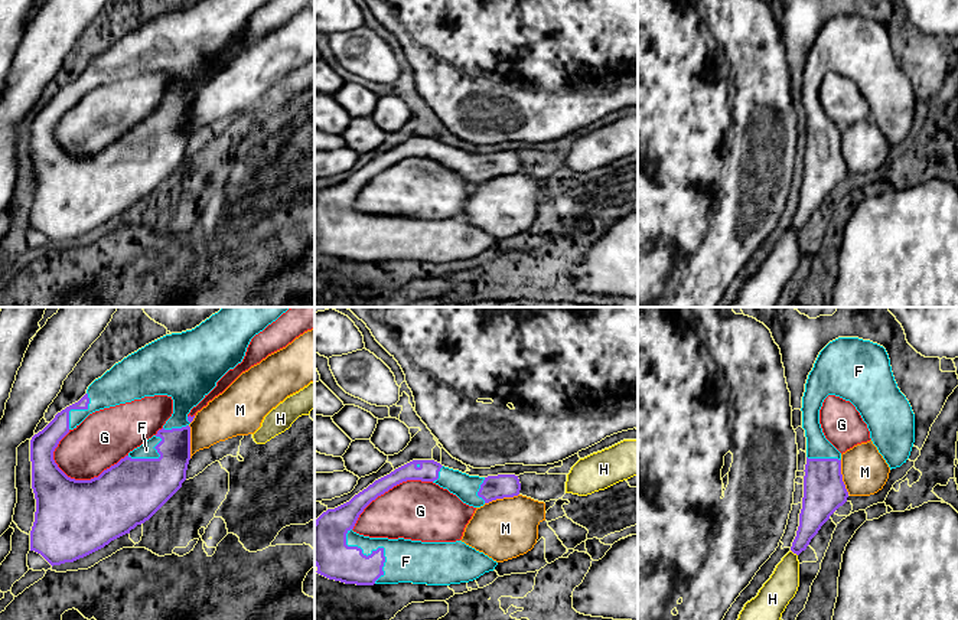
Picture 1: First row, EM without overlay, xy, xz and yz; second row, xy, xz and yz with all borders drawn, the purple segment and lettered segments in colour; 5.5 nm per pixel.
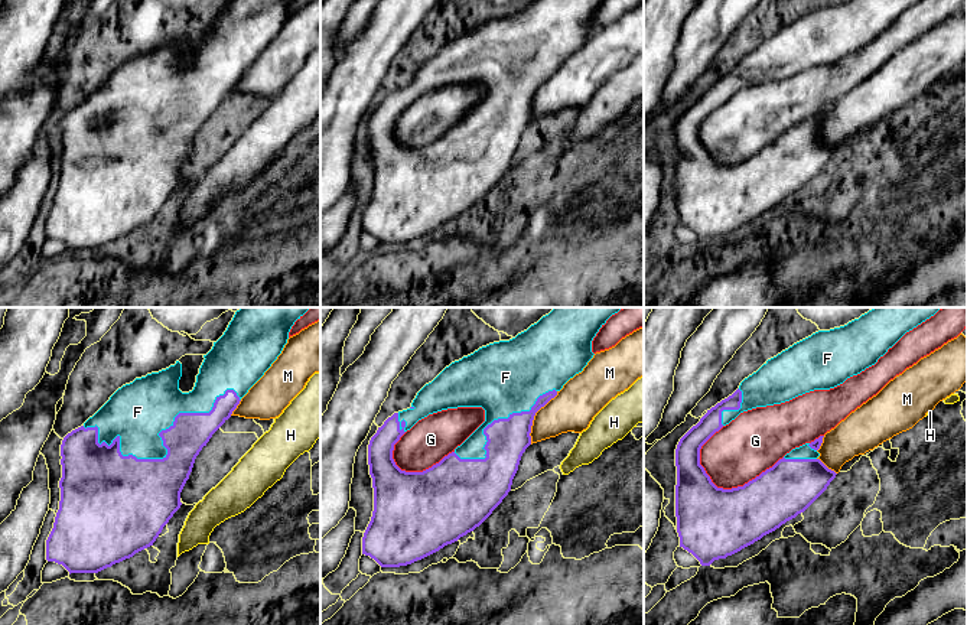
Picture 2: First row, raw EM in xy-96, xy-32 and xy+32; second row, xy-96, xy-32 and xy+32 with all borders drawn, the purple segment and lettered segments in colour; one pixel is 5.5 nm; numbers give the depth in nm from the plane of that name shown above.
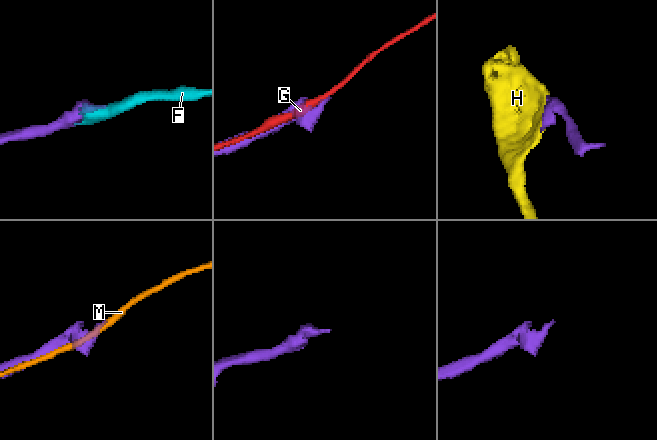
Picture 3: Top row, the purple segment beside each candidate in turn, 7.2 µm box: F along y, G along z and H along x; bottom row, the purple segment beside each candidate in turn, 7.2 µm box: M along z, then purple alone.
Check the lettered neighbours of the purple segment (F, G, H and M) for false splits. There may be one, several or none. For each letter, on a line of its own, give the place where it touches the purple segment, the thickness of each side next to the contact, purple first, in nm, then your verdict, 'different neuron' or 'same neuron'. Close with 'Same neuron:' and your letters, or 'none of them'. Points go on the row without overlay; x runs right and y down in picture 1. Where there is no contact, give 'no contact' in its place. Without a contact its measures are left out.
F: xz (374, 228) | 220/240 nm | same neuron
G: xy (88, 157) | 440/300 nm | different neuron
H: yz (794, 229) | 160/170 nm | different neuron
M: xz (501, 175) | 130/340 nm | different neuron
Same neuron: F

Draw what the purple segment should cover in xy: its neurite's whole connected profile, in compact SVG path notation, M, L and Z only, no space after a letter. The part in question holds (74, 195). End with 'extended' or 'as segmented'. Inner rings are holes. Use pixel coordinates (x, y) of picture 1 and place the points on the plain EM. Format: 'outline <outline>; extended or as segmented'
outline M201 0L192 7L166 12L115 40L88 63L87 71L78 79L58 89L42 108L35 111L30 117L30 138L36 189L30 208L30 228L40 231L52 244L74 239L104 225L111 218L130 211L137 202L149 198L186 157L186 147L190 137L189 101L195 95L195 92L189 92L190 87L216 63L216 59L229 46L234 46L242 39L251 16L268 1L271 0ZM154 72L167 72L173 76L173 91L156 112L91 157L71 156L58 144L53 137L55 125L89 91Z; extended

